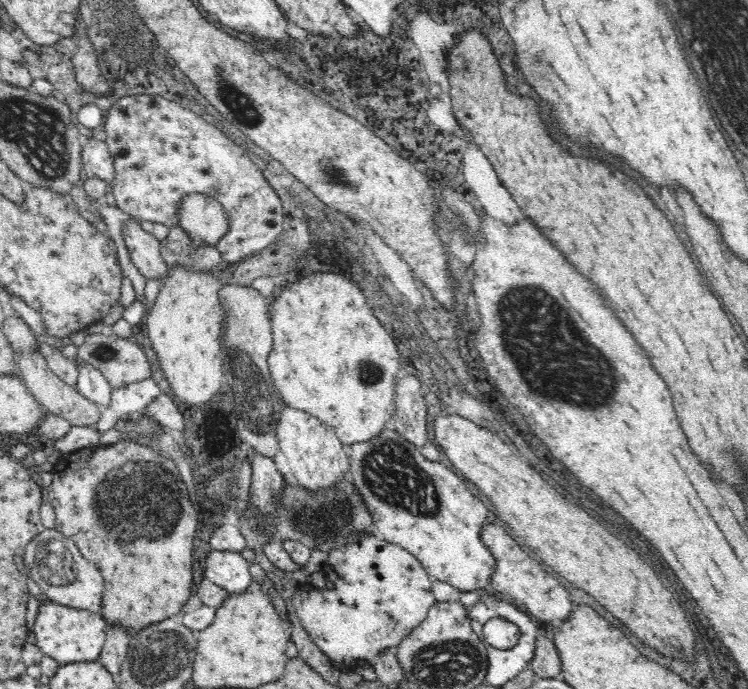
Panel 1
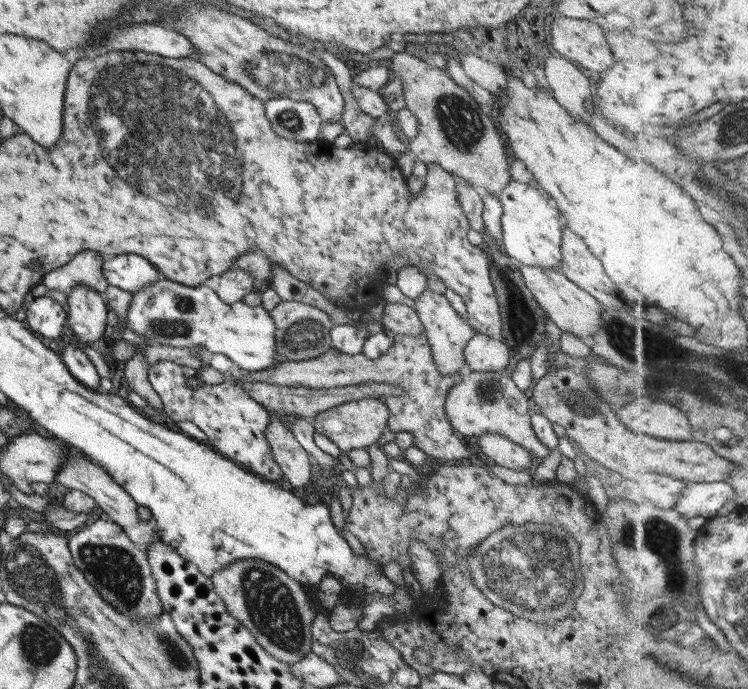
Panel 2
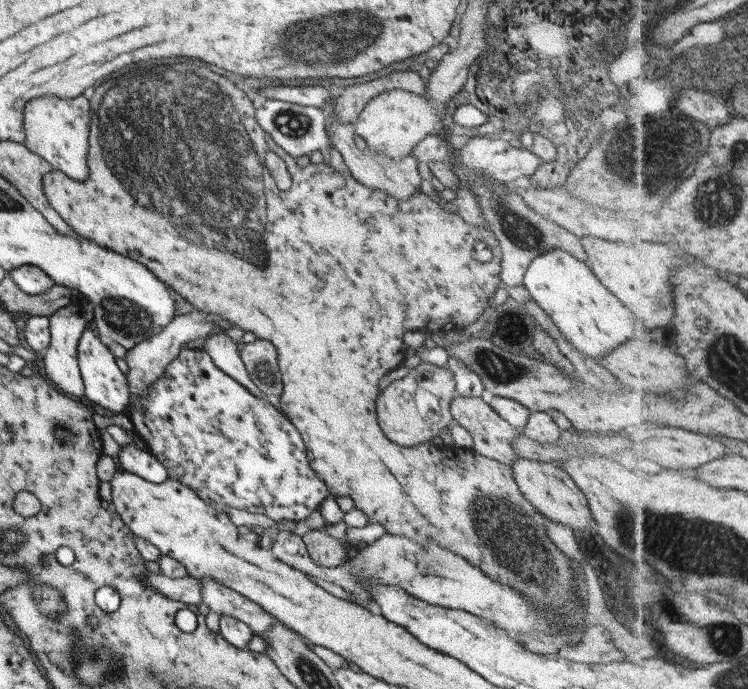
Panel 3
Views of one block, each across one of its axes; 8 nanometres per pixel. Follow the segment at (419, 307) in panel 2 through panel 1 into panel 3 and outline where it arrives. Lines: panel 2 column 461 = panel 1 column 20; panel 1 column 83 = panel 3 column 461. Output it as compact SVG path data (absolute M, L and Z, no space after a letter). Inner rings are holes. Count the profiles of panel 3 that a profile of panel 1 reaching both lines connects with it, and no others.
M456 394L450 403L453 422L468 429L473 439L473 449L482 456L492 458L505 465L512 466L518 459L518 454L512 449L513 440L522 434L522 429L508 424L492 407L484 402L482 397L472 397Z

